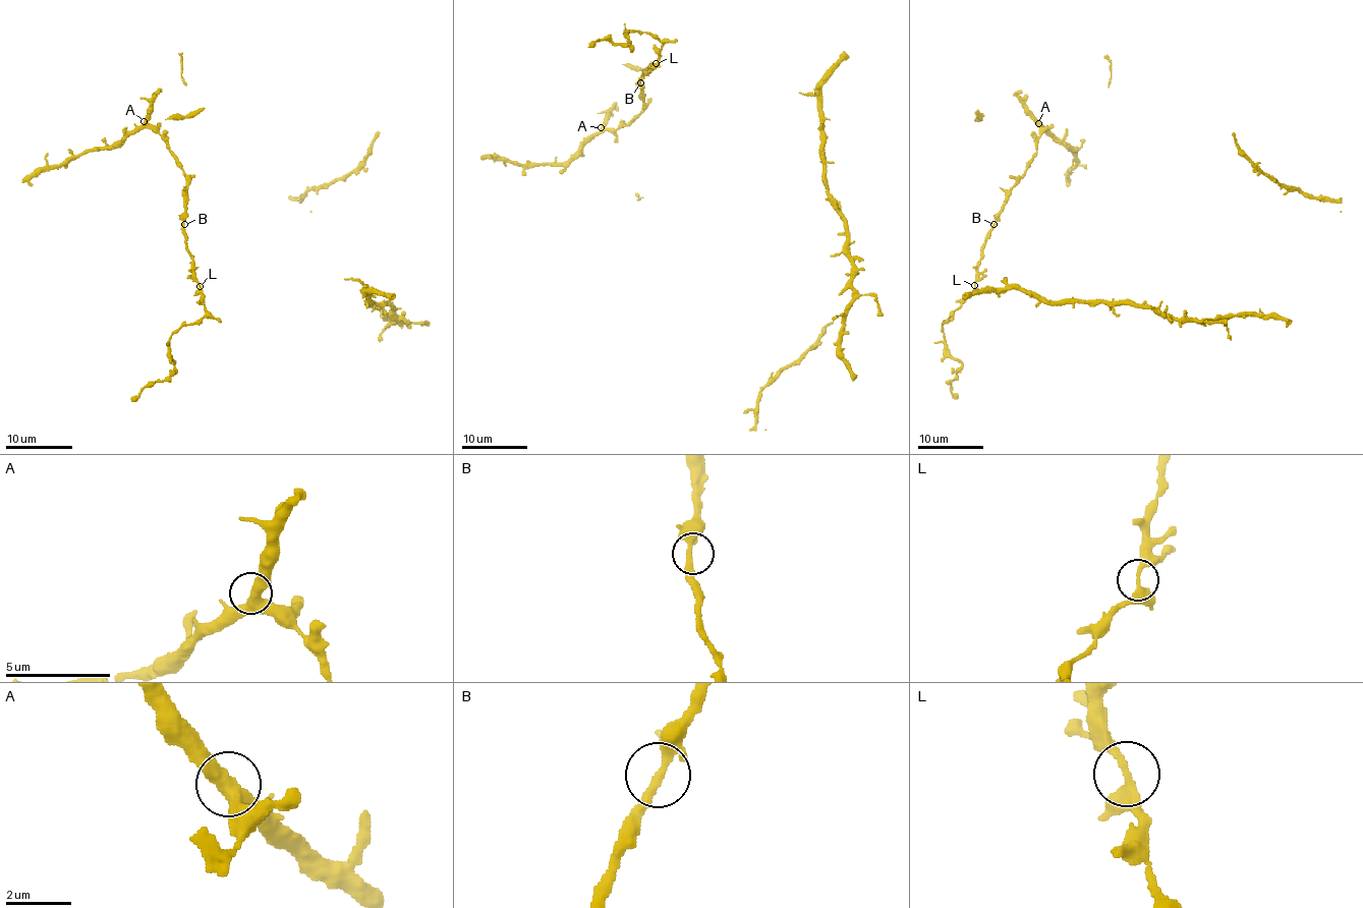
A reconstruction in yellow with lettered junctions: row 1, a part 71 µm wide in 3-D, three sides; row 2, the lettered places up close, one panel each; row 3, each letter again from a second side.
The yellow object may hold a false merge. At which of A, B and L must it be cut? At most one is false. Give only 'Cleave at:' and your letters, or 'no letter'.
Cleave at: no letter

